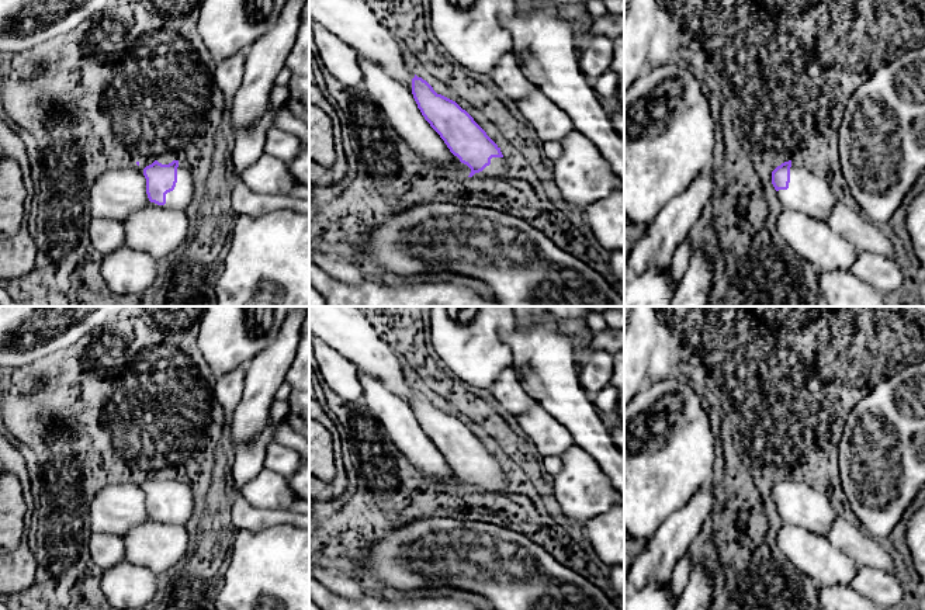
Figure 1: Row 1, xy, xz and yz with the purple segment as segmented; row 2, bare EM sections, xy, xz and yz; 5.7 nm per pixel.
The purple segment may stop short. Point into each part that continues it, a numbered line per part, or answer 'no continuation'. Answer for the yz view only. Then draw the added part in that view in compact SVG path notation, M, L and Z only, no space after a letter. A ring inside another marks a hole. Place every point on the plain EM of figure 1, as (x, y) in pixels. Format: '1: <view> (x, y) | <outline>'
1: yz (809, 508) | M791 475L790 498L787 505L776 506L784 524L803 527L825 537L838 517L824 491L807 482L807 478Z

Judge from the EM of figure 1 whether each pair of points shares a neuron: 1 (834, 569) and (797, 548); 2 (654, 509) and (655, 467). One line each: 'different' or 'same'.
1: same
2: same

